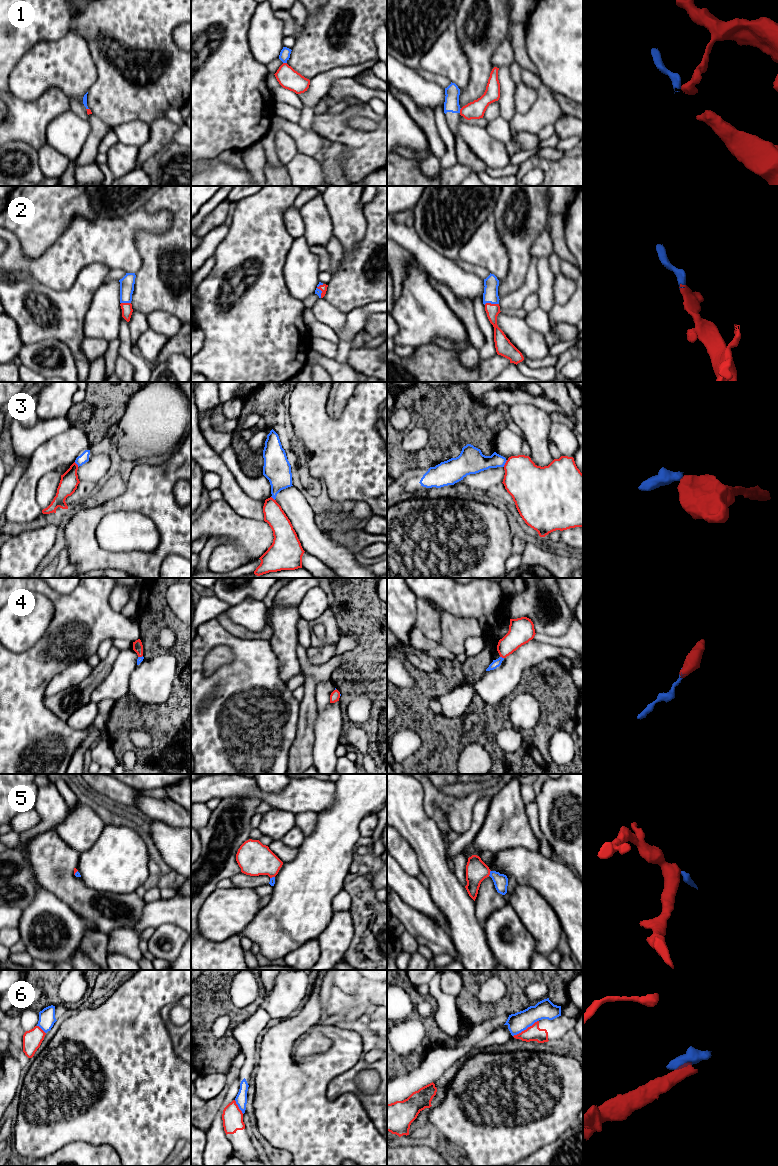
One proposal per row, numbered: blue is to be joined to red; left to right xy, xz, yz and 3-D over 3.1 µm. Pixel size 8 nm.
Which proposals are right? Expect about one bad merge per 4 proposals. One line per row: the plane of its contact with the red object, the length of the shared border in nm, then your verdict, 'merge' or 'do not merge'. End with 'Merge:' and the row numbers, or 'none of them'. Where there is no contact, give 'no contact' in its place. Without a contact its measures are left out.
1: meets red in yz; contact 40 nm long; do not merge
2: meets red in yz; contact 120 nm long; merge
3: meets red in yz; contact 70 nm long; do not merge
4: meets red in yz; contact 40 nm long; merge
5: meets red in yz; contact 50 nm long; merge
6: meets red in yz; contact 240 nm long; do not merge
Merge: 2, 4, 5

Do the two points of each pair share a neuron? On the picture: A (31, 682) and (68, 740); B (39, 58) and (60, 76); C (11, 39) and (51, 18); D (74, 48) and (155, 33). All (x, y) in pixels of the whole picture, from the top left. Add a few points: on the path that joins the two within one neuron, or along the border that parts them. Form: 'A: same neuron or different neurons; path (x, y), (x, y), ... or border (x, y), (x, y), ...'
A: same neuron; path (31, 697), (31, 705), (53, 727)
B: same neuron; path (44, 63), (48, 64), (55, 71)
C: same neuron; path (21, 31), (37, 31), (41, 27)
D: different neurons; border (71, 28), (86, 41), (90, 56), (96, 67)

